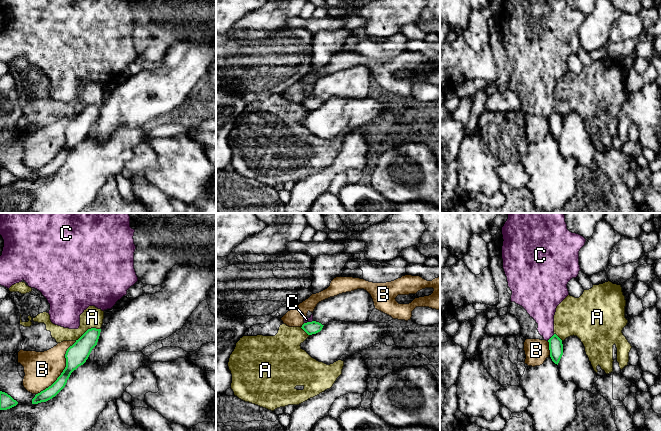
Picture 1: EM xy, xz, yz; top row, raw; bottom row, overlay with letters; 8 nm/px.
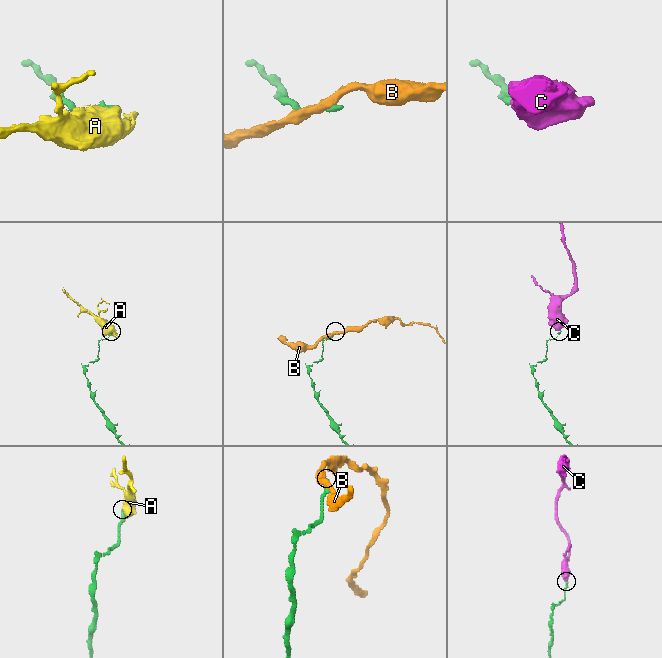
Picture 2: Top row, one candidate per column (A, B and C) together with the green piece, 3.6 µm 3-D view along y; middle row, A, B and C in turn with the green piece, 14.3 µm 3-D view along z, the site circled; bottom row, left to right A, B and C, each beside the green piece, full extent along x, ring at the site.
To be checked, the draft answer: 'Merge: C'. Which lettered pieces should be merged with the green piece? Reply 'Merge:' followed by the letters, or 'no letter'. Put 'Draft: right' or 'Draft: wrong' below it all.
Merge: no letter
Draft: wrong

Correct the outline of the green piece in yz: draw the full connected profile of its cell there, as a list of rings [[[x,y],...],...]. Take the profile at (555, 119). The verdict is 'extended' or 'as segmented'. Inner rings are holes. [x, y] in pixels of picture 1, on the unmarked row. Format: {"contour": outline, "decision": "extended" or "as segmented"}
{"contour": [[[554,110],[549,116],[550,133],[552,137],[558,141],[563,131],[563,120],[562,116]]], "decision": "as segmented"}

